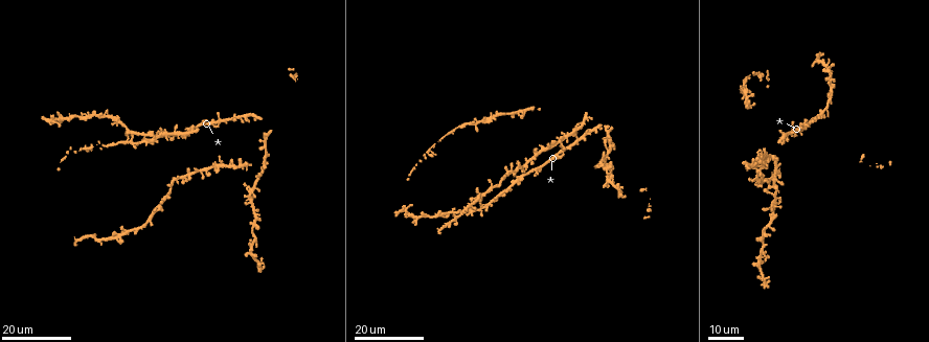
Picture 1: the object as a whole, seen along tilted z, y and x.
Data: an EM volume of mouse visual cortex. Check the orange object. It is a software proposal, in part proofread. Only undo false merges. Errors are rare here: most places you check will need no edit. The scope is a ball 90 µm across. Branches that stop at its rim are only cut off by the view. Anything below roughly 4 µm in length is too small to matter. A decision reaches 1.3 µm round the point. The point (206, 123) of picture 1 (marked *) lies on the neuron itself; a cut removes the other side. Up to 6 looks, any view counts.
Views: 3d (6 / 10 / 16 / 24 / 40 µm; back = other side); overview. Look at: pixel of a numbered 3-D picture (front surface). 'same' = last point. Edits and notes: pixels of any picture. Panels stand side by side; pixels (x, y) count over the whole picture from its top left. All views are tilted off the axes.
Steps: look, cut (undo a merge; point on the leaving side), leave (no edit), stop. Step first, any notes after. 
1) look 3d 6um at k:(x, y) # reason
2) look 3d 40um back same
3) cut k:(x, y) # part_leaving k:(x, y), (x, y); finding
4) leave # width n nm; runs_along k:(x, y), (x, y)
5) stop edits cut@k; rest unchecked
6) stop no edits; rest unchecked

look 3d 24um at 1:(568, 146) # thin neck

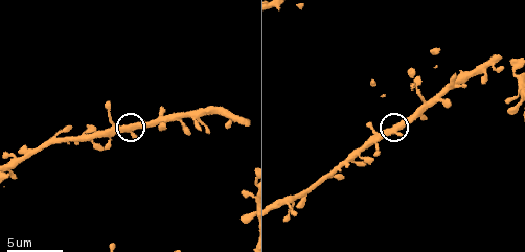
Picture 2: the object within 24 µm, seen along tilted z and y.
look 3d 10um at 2:(399, 125) # zoom in

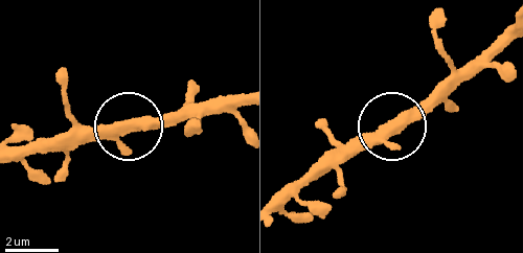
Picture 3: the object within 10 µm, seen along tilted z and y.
leave # arms 3; continuous, no second neuron

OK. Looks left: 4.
look 3d 16um at 2:(357, 152)

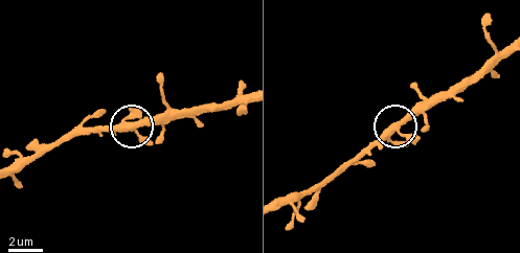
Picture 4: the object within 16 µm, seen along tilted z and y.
look 3d 16um back at 4:(134, 126) # from behind

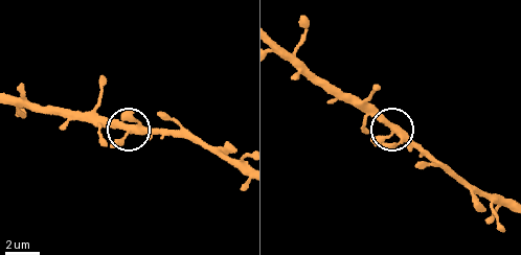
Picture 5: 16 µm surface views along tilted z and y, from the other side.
leave # runs_along 5:(155, 132), (78, 119); one neuron here

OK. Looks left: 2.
stop no edits; rest unchecked

